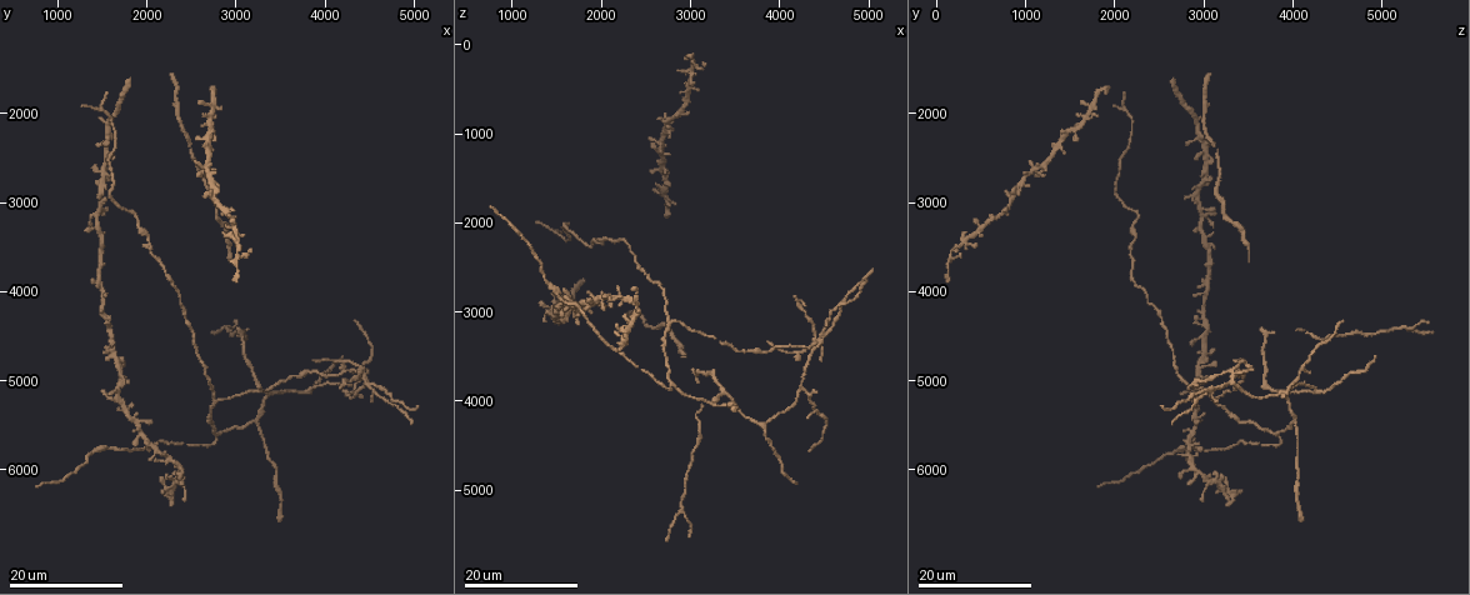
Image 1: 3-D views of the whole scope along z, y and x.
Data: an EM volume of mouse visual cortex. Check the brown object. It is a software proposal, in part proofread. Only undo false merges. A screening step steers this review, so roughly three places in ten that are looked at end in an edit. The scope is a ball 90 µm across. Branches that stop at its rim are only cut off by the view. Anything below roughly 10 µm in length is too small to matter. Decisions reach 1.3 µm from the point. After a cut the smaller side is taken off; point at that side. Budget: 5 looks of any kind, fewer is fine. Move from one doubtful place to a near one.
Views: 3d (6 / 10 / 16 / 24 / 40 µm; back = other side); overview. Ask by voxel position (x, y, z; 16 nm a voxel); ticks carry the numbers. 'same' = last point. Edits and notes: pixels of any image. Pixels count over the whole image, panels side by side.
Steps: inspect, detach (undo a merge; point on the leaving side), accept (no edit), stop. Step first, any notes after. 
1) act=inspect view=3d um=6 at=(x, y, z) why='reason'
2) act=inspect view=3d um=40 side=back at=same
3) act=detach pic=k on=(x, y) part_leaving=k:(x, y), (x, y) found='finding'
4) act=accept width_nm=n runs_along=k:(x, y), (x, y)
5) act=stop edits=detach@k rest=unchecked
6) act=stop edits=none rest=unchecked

act=inspect view=3d um=24 at=(4400, 4950, 3350) why='four arms meet'

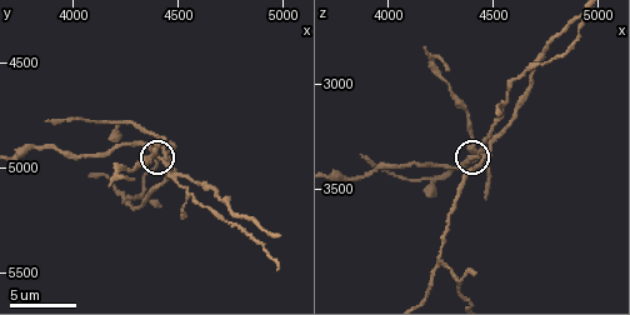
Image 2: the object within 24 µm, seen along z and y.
act=inspect view=3d um=6 at=same

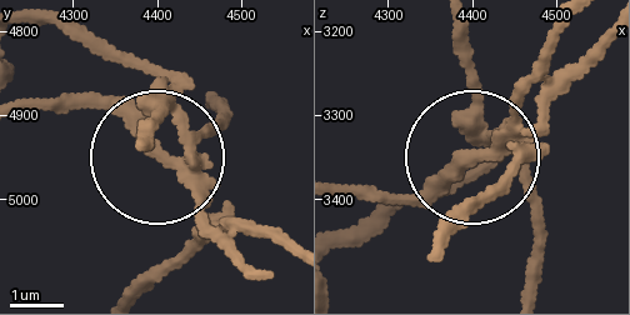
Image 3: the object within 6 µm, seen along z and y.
act=detach pic=3 on=(213, 120) width_nm=250 part_leaving=3:(189, 166), (171, 81), (28, 23) found='a second neuron is stuck on'

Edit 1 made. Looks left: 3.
act=inspect view=overview

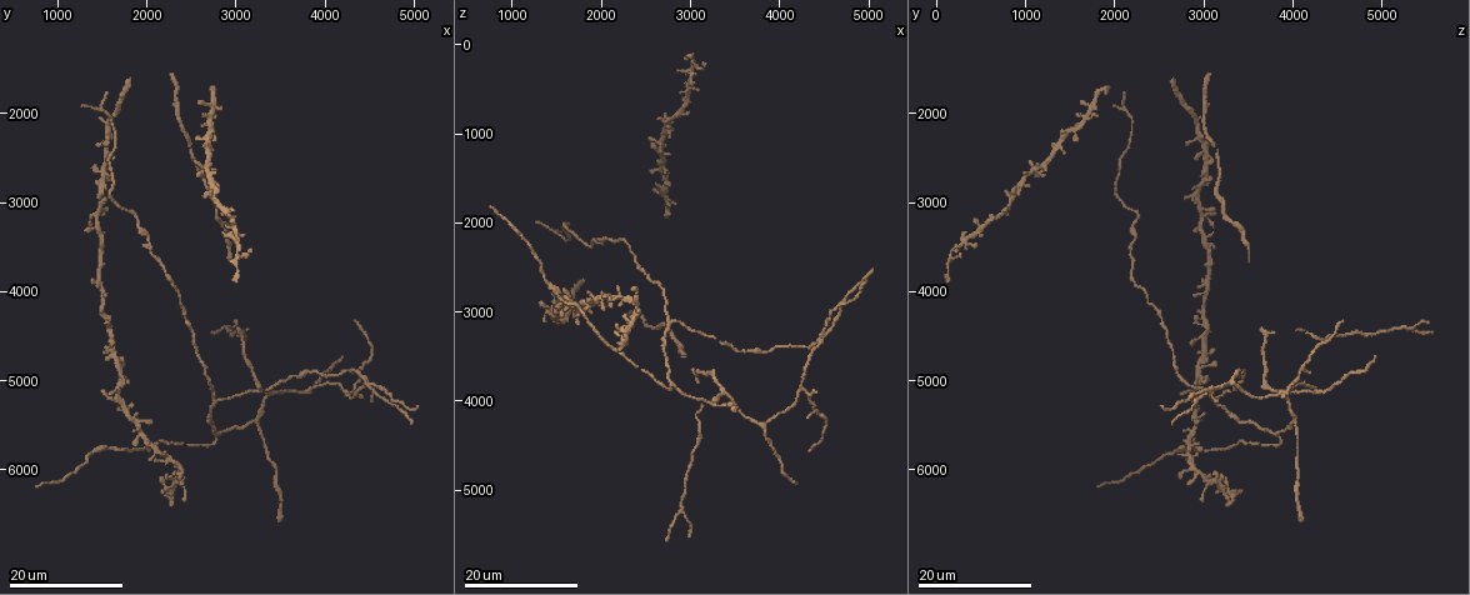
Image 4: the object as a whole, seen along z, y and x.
act=inspect view=3d um=16 at=(3250, 5450, 4050) why='arms part here'

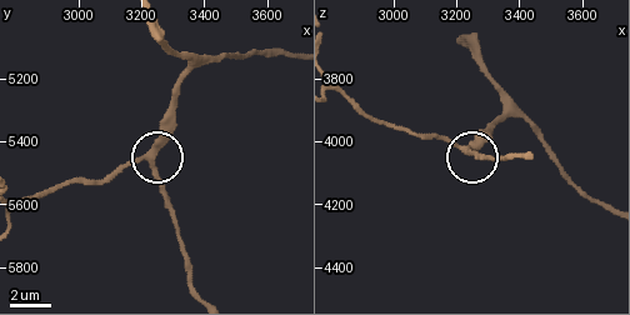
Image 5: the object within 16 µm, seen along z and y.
act=inspect view=3d um=6 at=(3240, 5460, 4030)

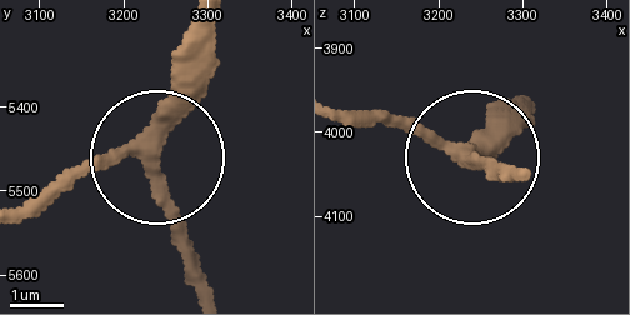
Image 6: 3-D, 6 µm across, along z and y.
act=accept side_arm_um=20 runs_along=6:(21, 213), (141, 159), (191, 275) found='one neuron here'

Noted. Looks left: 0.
act=stop edits=detach@3 rest=unchecked

